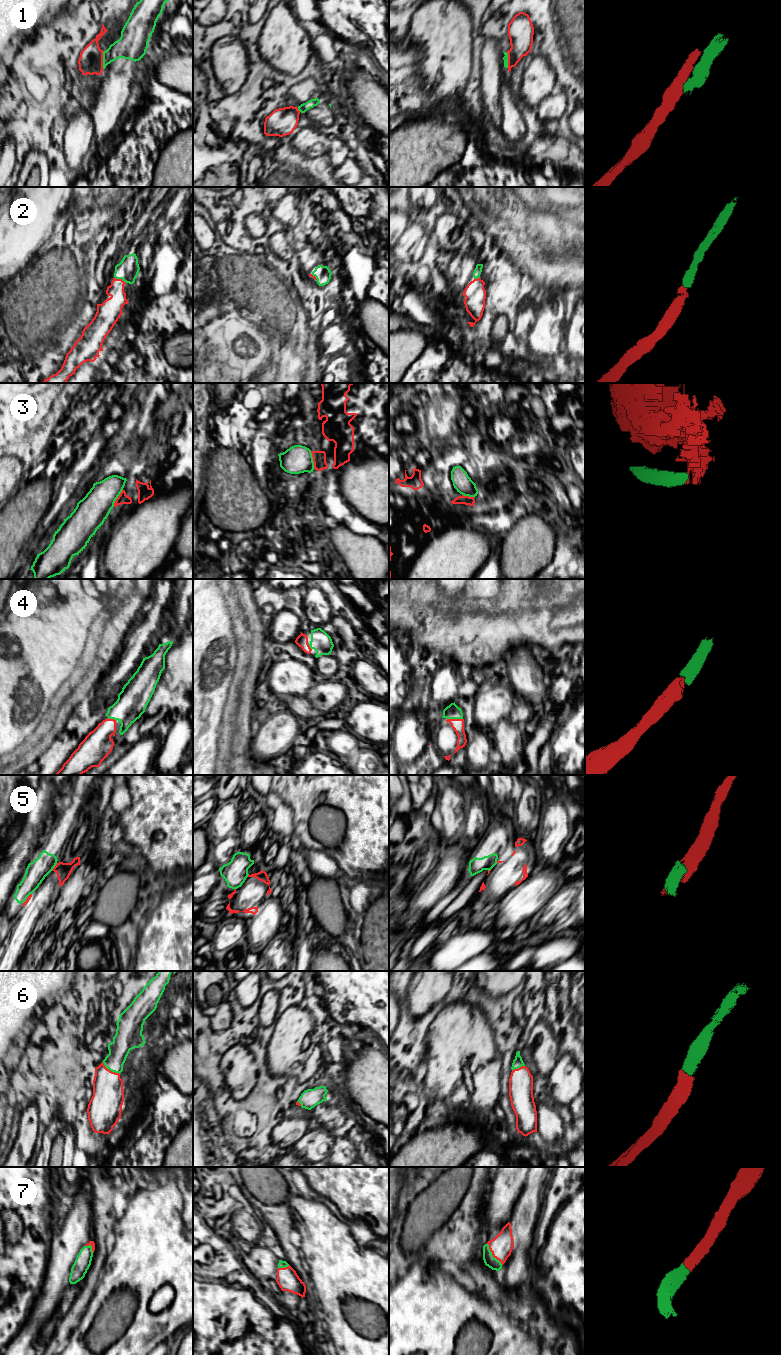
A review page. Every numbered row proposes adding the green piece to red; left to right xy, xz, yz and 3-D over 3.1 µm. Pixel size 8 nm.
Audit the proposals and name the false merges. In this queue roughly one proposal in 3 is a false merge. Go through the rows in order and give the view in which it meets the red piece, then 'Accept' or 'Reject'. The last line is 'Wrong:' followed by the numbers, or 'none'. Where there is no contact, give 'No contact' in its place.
1: Touches red in xy. Reject
2: Touches red in xy. Accept
3: Touches red in xz. Reject
4: Touches red in yz. Accept
5: Touches red in xy. Reject
6: Touches red in xy. Accept
7: Touches red in yz. Accept
Wrong: 1, 3, 5

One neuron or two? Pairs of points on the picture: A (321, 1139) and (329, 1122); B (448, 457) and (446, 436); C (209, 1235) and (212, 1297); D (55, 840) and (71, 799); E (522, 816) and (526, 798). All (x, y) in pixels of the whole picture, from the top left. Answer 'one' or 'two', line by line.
A: two
B: two
C: one
D: one
E: one

